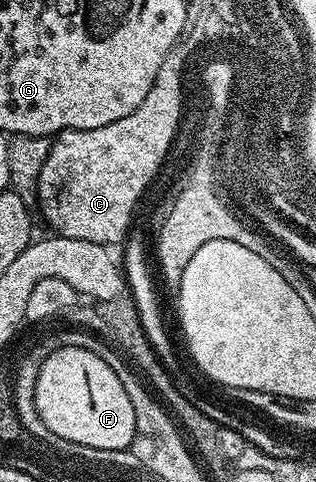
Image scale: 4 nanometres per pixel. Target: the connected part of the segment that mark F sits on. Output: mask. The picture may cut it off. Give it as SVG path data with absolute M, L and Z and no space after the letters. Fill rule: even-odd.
M59 347L46 357L38 373L36 405L50 435L66 441L76 442L90 449L122 451L128 451L134 441L134 405L130 405L130 398L122 387L122 381L118 379L118 373L90 349Z

